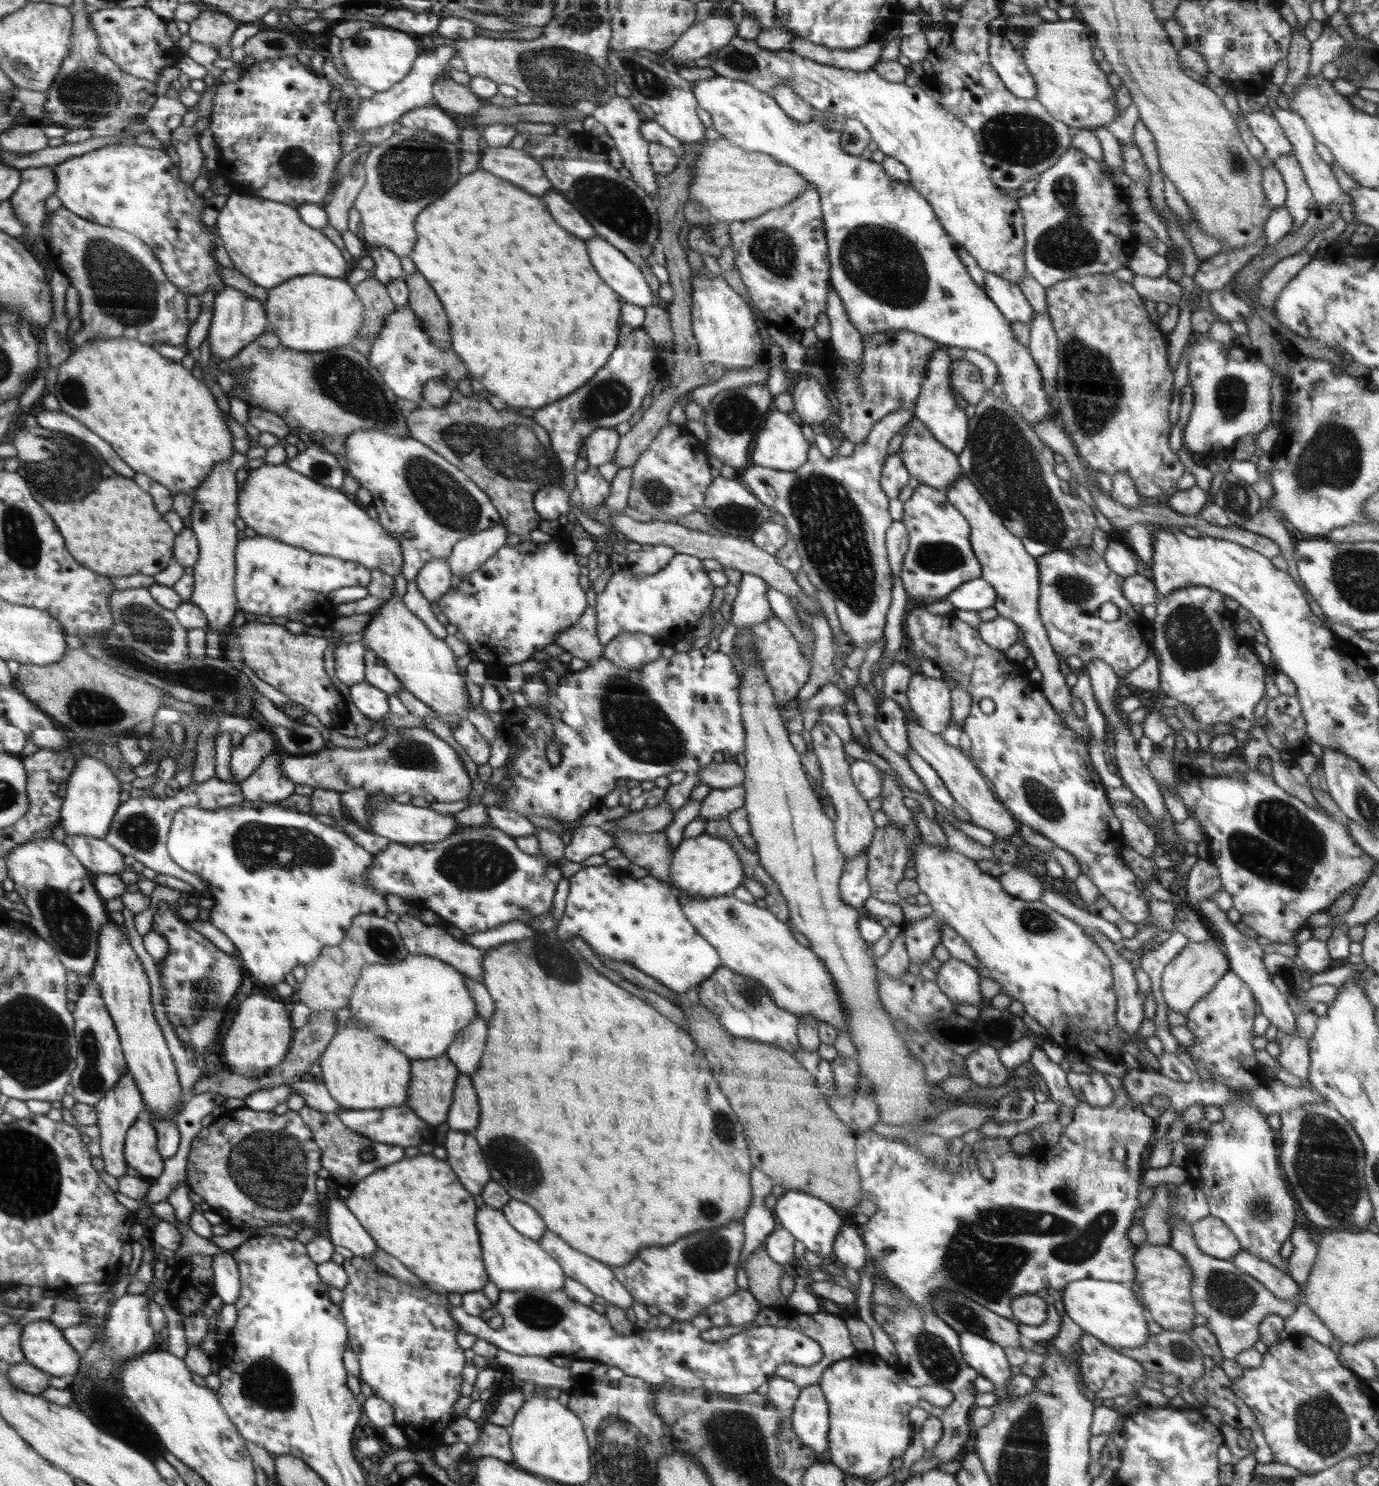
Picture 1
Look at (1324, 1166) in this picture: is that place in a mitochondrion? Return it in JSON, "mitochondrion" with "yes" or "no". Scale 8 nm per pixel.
{"mitochondrion":"yes"}

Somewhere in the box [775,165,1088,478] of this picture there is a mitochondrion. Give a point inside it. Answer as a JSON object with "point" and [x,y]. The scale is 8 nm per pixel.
{"point":[884,263]}

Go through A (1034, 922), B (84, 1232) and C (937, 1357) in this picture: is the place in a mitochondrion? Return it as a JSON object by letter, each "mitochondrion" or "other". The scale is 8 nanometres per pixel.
{"A":"mitochondrion","B":"other","C":"mitochondrion"}

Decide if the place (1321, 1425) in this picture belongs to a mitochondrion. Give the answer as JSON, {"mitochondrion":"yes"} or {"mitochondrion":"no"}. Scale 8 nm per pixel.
{"mitochondrion":"yes"}

